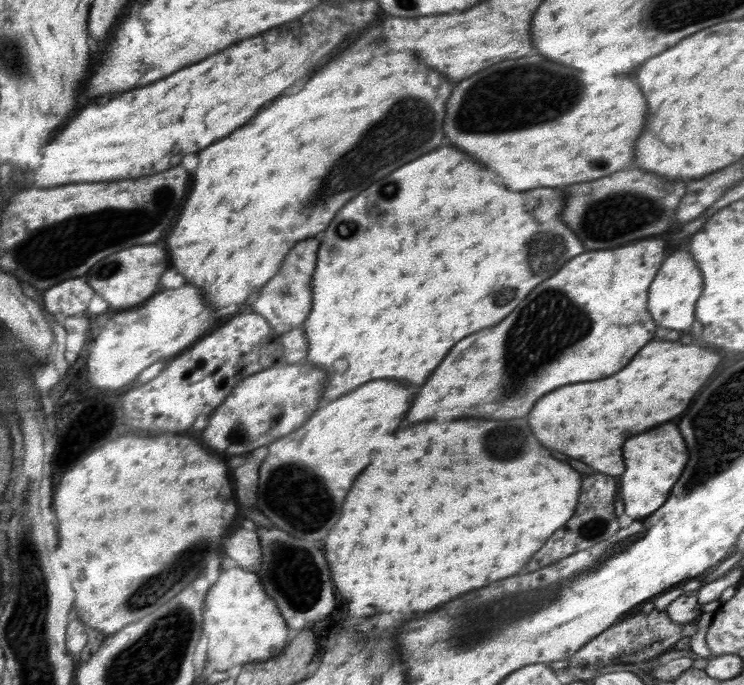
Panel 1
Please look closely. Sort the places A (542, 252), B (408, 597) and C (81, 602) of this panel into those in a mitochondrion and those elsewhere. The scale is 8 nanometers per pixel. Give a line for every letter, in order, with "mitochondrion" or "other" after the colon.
A: mitochondrion
B: other
C: other

